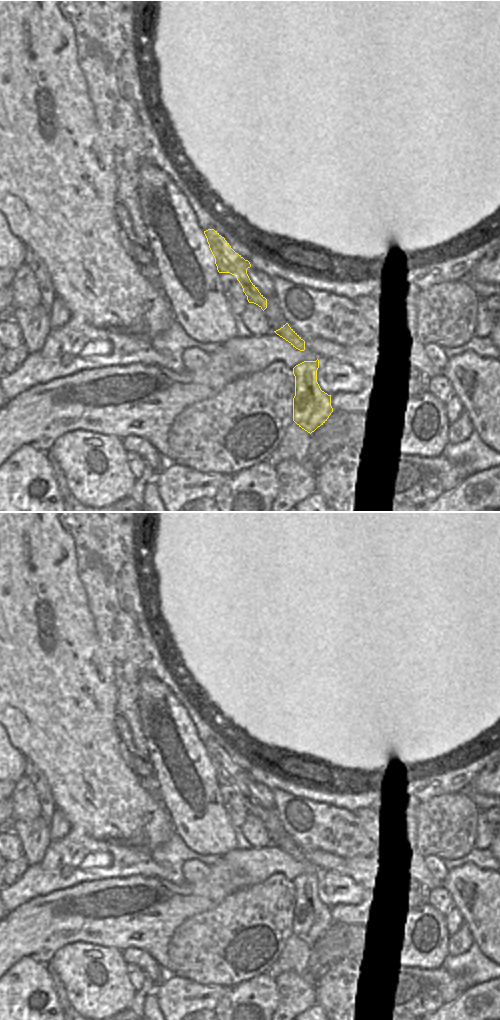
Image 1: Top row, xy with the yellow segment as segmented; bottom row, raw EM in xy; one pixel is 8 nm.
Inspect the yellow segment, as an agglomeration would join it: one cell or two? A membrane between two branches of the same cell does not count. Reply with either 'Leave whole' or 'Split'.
Split.

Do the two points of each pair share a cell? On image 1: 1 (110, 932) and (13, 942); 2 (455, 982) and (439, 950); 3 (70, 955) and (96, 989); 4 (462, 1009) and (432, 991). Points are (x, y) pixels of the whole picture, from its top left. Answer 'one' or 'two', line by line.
1: one
2: two
3: one
4: two

